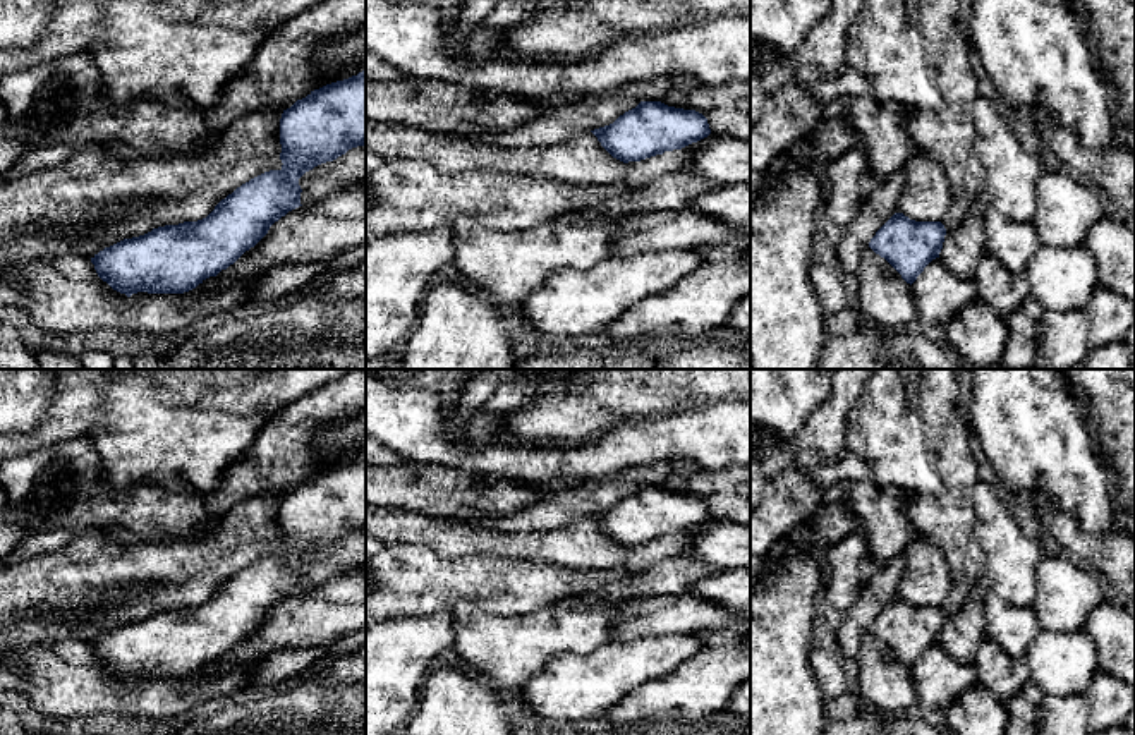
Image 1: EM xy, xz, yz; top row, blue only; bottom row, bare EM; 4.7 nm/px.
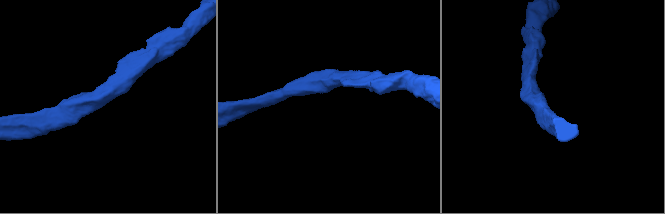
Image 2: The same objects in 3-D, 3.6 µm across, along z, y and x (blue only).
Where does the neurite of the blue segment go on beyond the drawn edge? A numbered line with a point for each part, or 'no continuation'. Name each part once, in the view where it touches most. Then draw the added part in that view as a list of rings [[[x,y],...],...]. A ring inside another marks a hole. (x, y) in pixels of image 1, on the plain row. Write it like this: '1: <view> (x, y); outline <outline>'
no continuation

